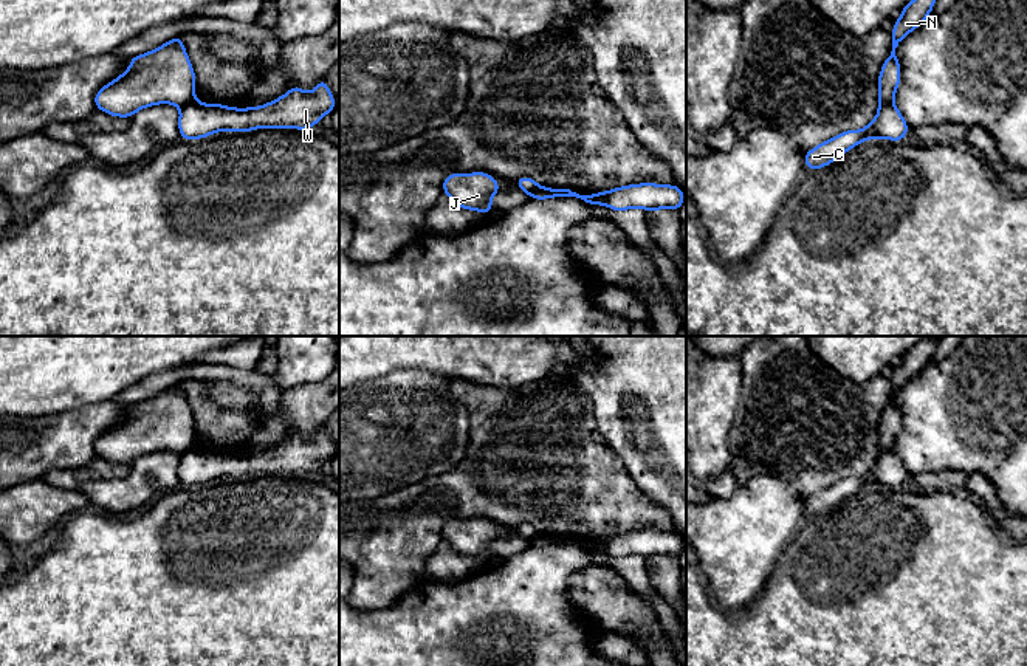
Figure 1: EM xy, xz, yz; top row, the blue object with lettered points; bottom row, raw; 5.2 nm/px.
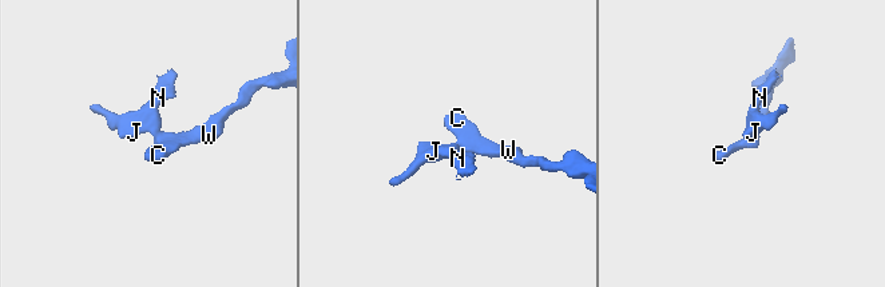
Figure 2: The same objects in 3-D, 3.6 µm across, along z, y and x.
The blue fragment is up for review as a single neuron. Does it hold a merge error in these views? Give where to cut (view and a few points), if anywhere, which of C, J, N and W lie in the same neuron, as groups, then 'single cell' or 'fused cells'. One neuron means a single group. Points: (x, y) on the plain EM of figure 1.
cut xy (194, 446), (182, 456); groups C W / J N; fused cells

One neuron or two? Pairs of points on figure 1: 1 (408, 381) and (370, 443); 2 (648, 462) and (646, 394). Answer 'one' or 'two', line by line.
1: one
2: one

